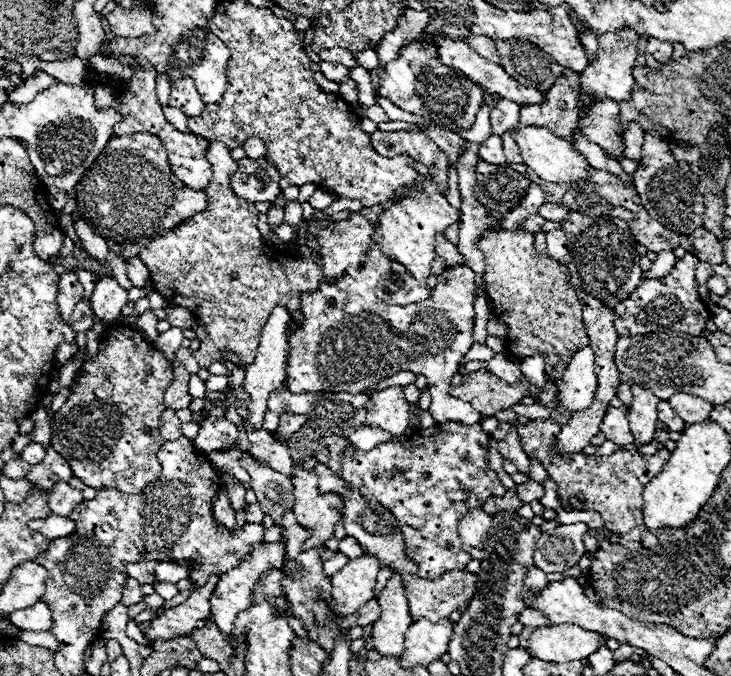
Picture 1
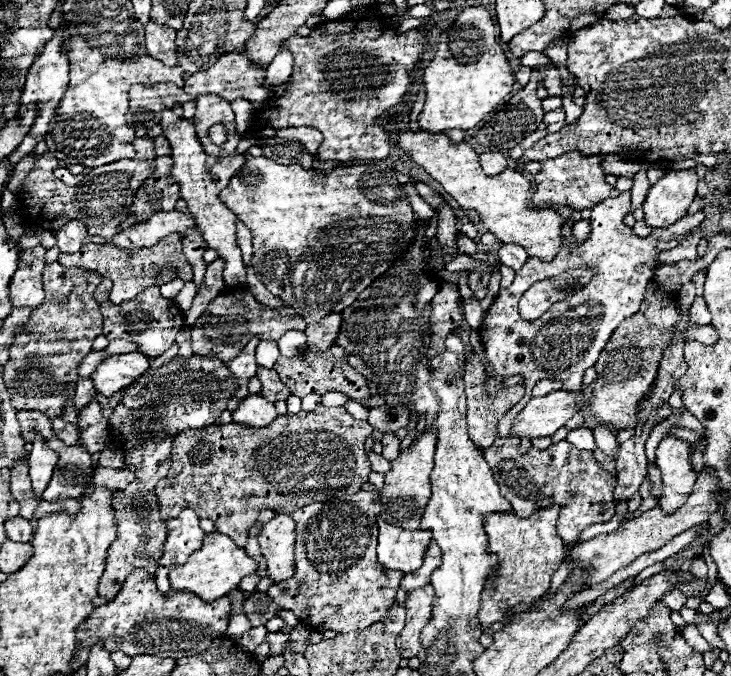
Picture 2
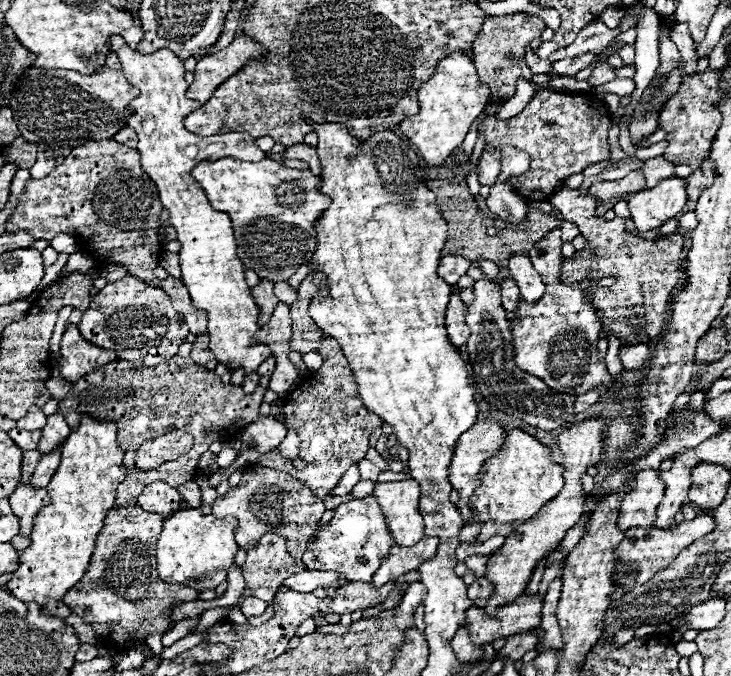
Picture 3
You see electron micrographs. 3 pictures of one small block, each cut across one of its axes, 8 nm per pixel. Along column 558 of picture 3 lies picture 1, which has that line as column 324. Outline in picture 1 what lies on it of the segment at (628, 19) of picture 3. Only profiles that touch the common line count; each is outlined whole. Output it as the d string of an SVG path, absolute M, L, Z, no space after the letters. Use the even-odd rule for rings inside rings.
M332 48L332 50L322 50L320 54L320 60L330 60L330 62L340 62L348 68L354 68L358 66L356 60L352 58L352 52L350 50L344 50L344 48Z

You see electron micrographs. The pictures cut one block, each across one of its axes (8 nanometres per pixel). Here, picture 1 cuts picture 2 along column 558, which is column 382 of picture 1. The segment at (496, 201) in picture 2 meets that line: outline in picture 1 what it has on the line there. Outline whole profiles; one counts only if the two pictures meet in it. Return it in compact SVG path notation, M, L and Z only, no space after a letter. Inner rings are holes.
M424 180L418 192L400 198L392 208L388 208L378 218L378 234L374 236L374 240L380 244L382 252L388 258L394 258L400 264L404 264L406 270L412 272L416 280L426 280L430 276L430 264L436 258L434 252L436 234L446 234L446 228L452 224L460 224L460 220L462 220L460 210L448 204L444 194L432 180Z

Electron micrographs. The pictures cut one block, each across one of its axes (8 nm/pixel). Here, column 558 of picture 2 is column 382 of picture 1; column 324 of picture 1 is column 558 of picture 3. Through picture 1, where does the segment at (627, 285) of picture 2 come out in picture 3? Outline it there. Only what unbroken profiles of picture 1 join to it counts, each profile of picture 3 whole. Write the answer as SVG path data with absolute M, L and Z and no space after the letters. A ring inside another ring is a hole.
M554 228L546 232L528 252L532 264L544 278L546 292L536 302L520 299L518 308L514 310L516 318L512 320L512 346L514 346L514 364L542 378L550 388L564 394L586 394L596 384L608 382L610 374L606 370L606 362L598 358L598 344L602 332L600 312L588 300L588 292L582 288L572 288L562 284L562 240L560 230Z

